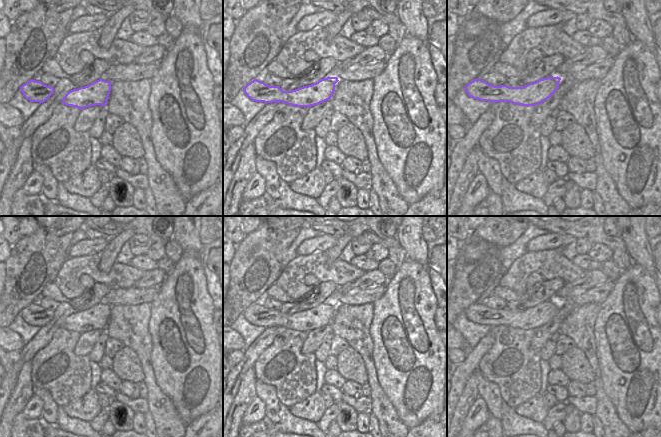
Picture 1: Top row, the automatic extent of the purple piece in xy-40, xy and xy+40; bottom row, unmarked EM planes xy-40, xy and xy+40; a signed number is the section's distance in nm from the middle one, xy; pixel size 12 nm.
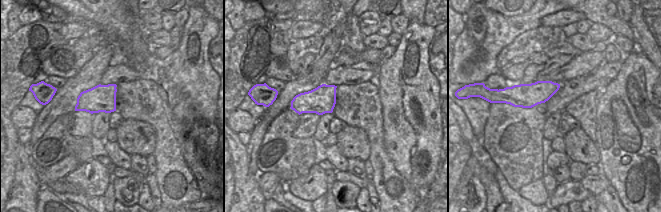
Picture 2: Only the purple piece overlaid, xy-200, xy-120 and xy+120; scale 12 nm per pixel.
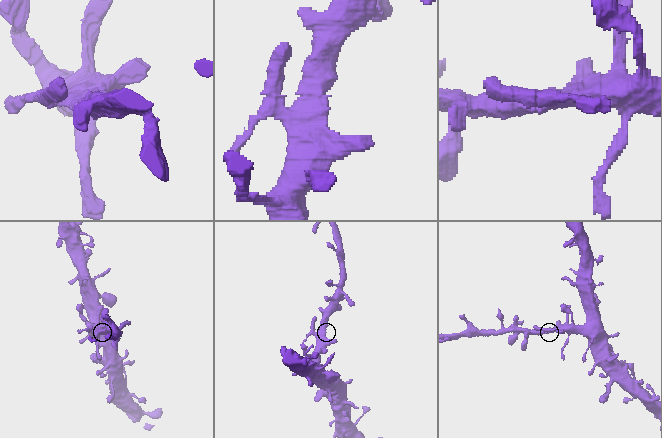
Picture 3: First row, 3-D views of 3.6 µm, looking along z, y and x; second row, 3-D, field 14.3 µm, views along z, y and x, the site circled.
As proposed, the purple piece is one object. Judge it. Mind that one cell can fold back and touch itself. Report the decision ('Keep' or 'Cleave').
Cleave

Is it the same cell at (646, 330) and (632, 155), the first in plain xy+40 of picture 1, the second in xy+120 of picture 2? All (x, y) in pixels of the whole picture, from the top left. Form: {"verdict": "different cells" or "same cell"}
{"verdict": "same cell"}

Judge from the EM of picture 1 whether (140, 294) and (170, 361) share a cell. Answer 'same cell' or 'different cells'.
different cells

